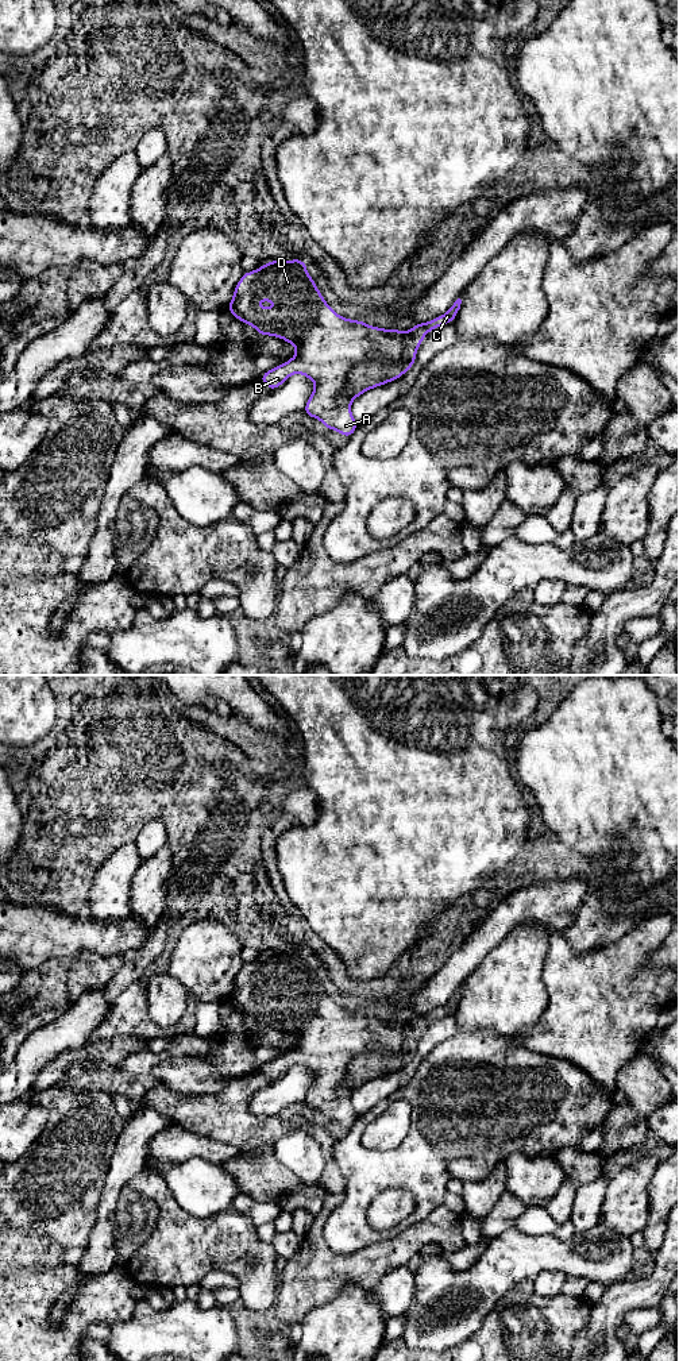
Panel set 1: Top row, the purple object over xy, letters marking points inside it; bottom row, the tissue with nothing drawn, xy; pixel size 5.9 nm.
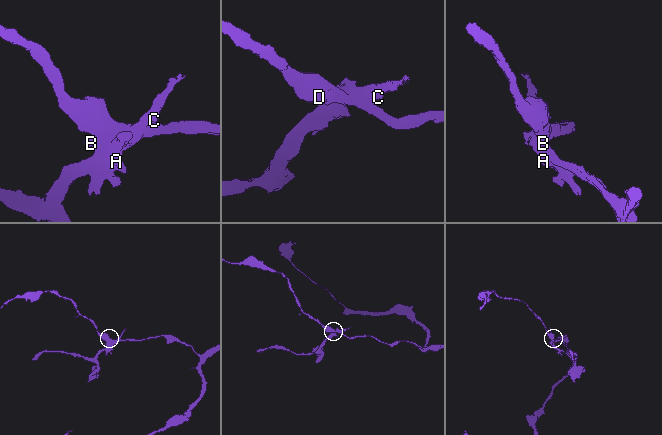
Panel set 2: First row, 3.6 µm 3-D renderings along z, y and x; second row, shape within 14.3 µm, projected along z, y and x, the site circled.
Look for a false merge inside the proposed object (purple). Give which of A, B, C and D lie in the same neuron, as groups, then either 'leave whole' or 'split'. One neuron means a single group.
A B D / C; split

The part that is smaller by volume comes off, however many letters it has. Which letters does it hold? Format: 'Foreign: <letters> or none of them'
Foreign: C

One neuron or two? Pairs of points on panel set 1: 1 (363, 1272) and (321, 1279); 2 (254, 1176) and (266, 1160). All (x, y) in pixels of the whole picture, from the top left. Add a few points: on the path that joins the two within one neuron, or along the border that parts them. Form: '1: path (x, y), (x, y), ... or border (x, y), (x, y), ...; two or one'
1: path (352, 1272), (332, 1272); one
2: path (258, 1172), (263, 1164); one

